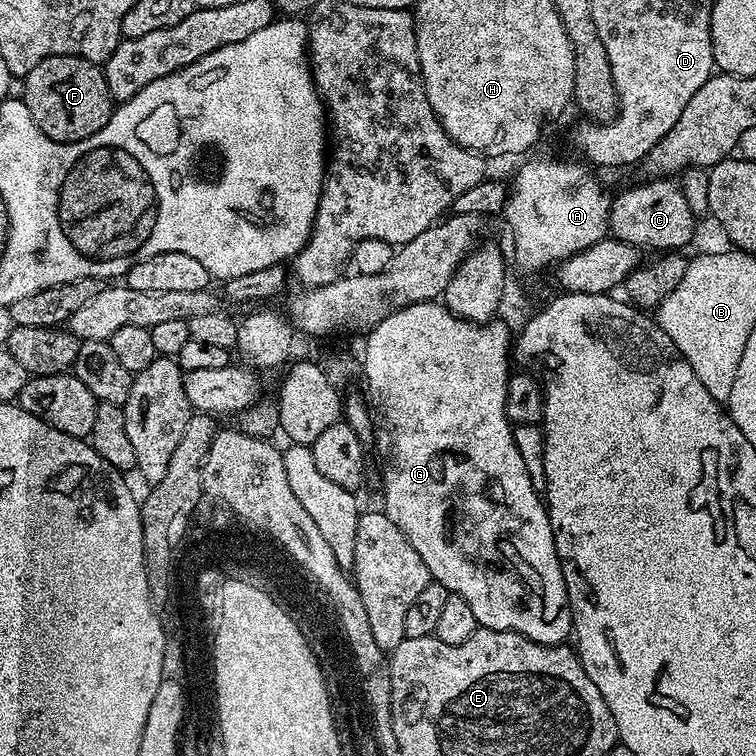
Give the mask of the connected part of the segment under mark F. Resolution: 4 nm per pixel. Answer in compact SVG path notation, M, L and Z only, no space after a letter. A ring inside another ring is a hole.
M51 56L30 74L23 77L24 93L22 99L28 107L30 118L50 138L59 144L73 144L98 134L102 126L112 116L114 101L106 86L106 78L101 65L92 64L80 56Z

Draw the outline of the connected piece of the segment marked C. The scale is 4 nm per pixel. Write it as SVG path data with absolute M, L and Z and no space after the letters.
M648 178L643 182L615 193L608 220L611 235L641 250L684 250L696 232L698 220L686 203L679 183L672 178Z

